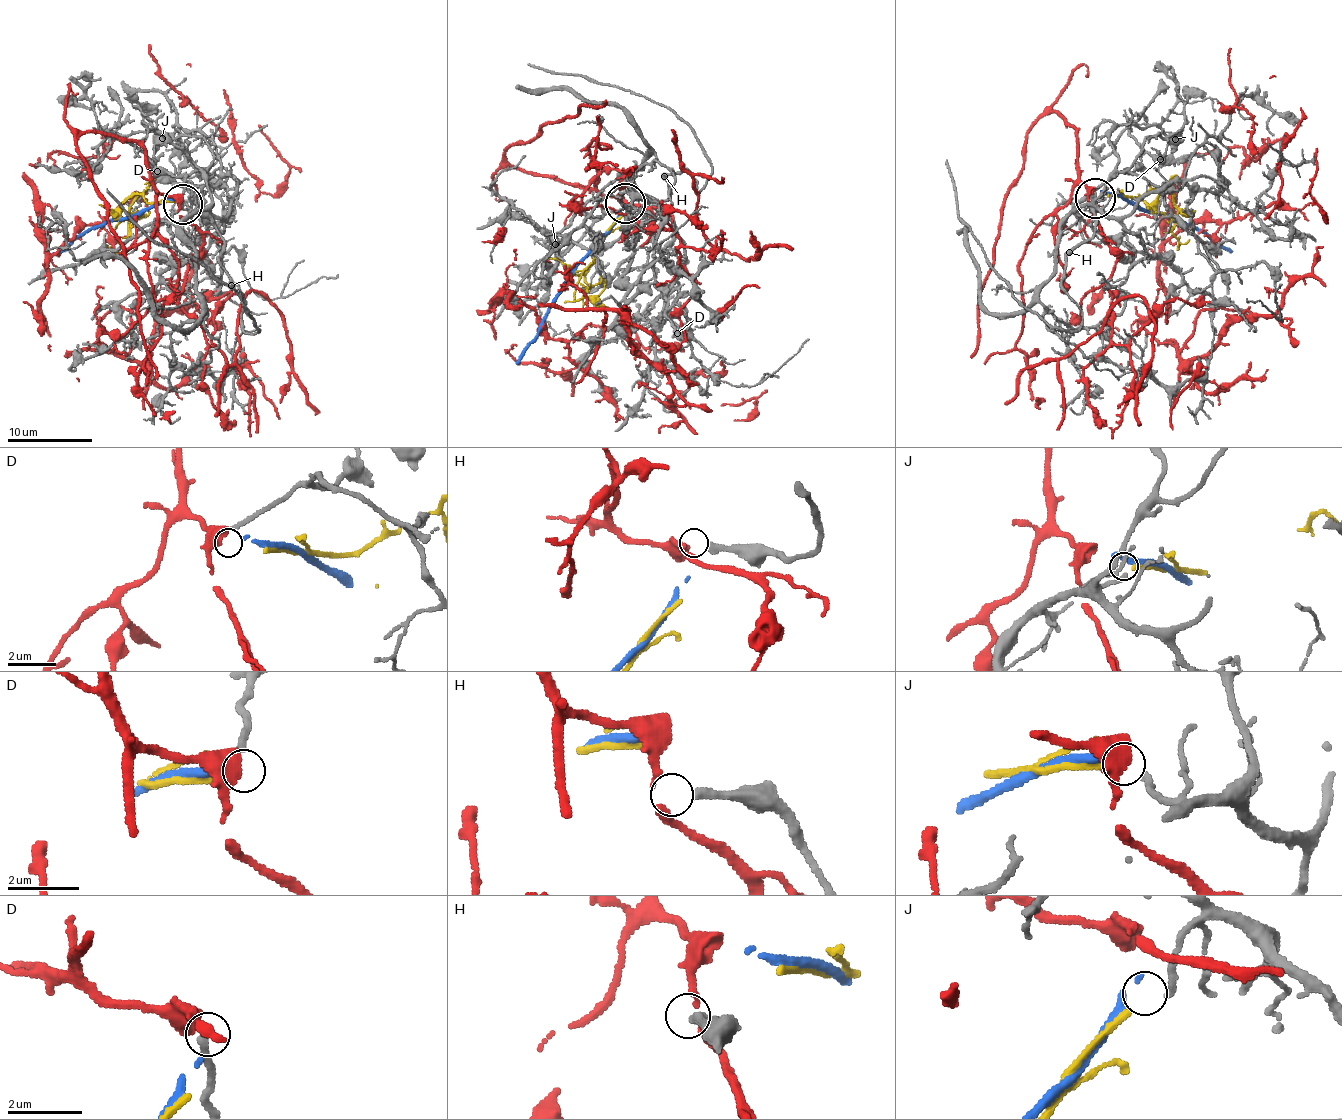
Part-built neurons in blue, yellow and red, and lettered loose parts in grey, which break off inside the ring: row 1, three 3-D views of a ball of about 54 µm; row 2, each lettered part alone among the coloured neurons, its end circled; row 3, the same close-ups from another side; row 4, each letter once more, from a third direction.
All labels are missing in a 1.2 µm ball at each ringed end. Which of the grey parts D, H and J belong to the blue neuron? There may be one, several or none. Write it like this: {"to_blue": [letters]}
{"to_blue": []}

